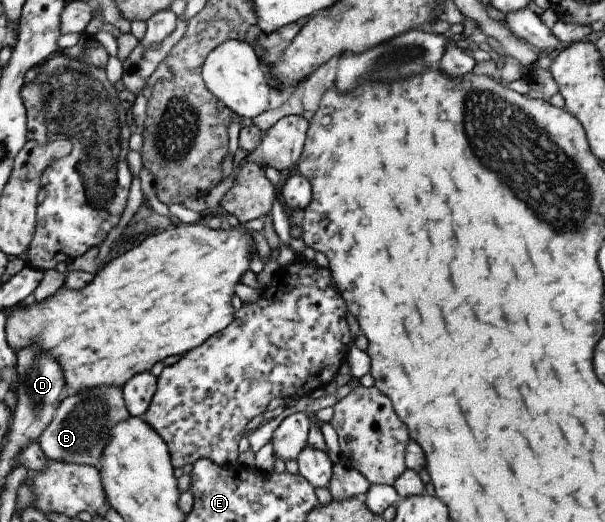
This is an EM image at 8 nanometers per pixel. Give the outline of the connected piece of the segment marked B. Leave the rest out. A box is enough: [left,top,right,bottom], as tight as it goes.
[38,386,130,466]

